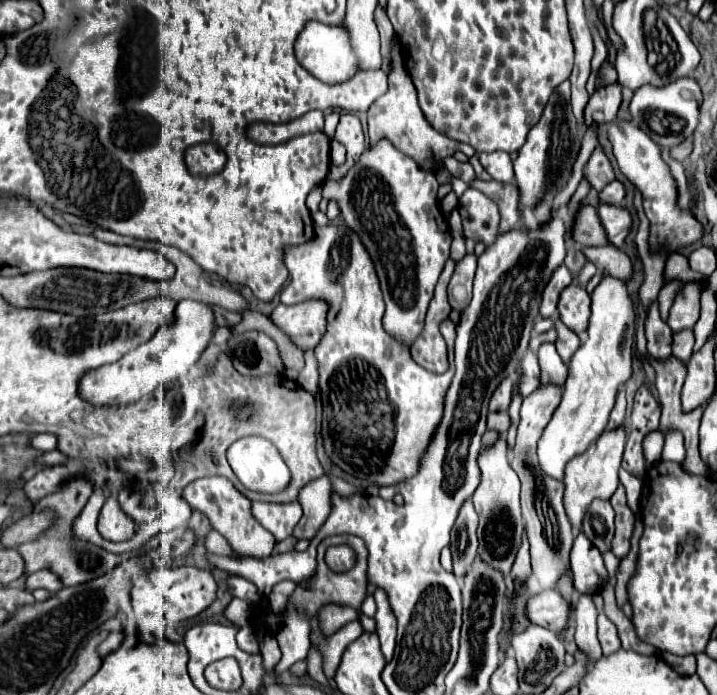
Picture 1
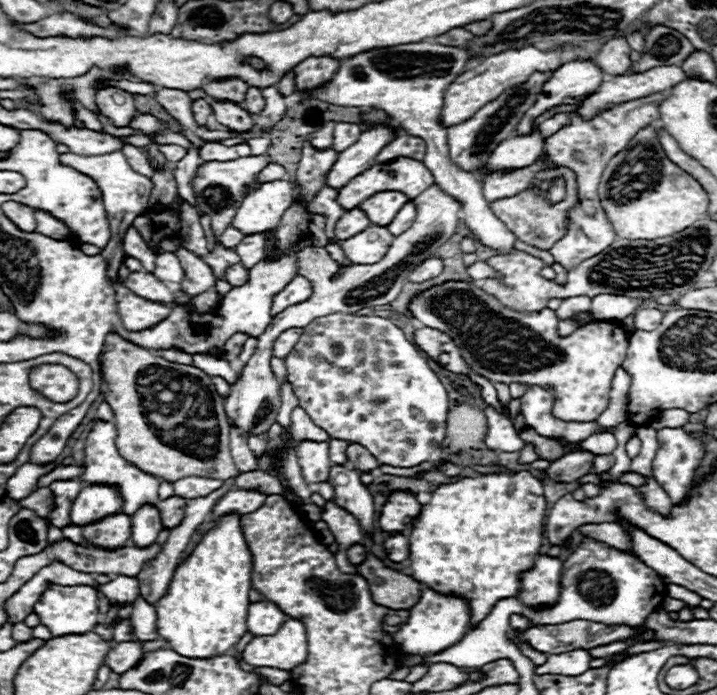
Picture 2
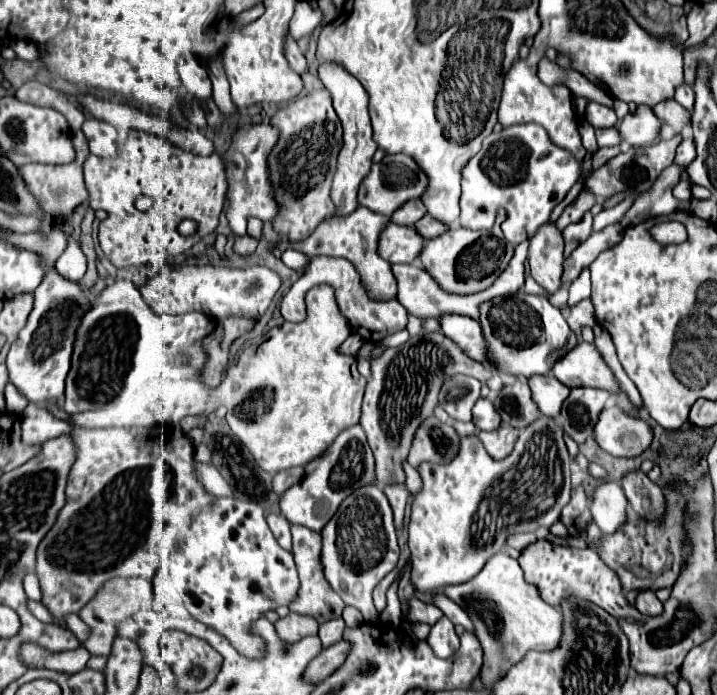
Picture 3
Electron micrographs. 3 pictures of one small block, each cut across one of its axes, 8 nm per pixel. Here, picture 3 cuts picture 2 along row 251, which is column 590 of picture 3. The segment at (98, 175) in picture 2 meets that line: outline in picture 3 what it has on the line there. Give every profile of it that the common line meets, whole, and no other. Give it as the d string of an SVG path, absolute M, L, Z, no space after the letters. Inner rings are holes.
M590 102L586 108L586 120L594 126L594 128L610 128L616 124L616 114L612 108Z

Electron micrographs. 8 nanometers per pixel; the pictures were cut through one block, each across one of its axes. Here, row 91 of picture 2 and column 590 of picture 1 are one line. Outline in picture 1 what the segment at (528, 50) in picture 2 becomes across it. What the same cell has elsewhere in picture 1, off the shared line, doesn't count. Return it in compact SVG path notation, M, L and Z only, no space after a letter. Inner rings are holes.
M620 426L618 430L612 430L612 432L606 430L598 438L598 442L594 442L594 446L590 446L584 454L574 458L566 466L566 476L564 476L564 508L566 508L566 516L568 516L570 524L572 524L574 534L580 534L580 530L582 530L582 518L586 516L586 506L590 506L590 502L594 498L610 500L610 496L616 492L616 488L620 484L618 482L618 470L620 470L620 462L622 462L624 444L626 444L624 426Z

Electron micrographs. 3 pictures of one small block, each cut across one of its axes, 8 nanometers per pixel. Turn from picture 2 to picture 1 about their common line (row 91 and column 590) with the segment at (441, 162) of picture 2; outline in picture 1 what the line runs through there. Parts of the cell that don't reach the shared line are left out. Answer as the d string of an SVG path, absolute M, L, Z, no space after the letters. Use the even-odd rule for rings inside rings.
M602 276L600 284L592 292L588 340L572 356L562 402L538 440L538 464L546 476L562 480L566 464L586 452L606 430L616 394L632 376L632 360L636 354L636 316L638 312L628 294L626 282Z

